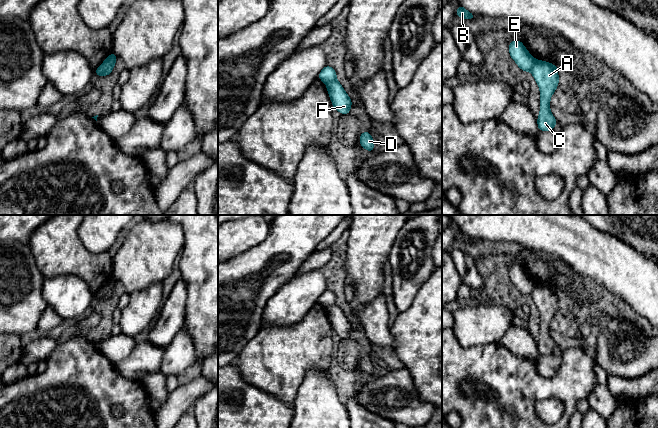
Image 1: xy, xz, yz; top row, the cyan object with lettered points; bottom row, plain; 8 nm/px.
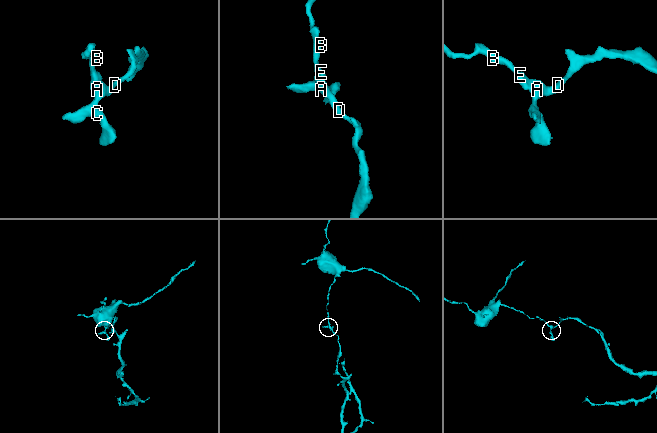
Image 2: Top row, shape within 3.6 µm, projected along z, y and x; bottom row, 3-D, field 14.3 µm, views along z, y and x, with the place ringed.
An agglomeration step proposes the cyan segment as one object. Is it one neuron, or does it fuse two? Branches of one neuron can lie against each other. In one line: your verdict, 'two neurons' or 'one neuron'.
two neurons

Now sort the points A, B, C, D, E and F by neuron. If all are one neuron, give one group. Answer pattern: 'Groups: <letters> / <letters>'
Groups: A C D F / B E

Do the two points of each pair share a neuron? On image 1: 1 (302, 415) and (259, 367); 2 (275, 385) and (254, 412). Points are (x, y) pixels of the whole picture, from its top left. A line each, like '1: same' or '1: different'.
1: different
2: different

